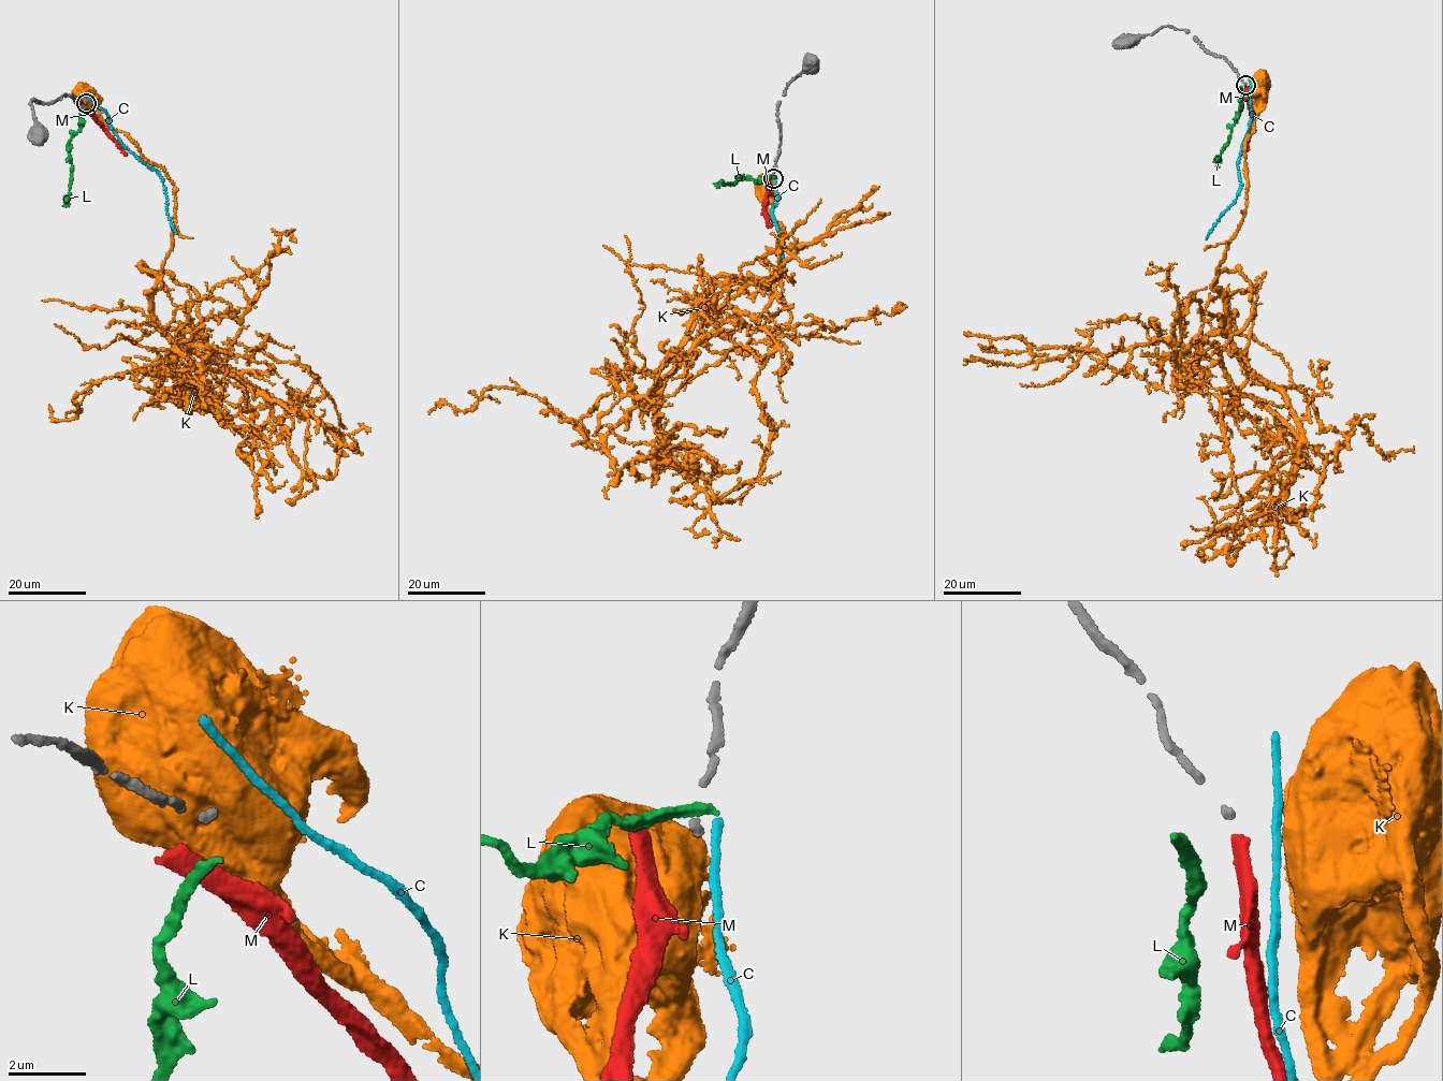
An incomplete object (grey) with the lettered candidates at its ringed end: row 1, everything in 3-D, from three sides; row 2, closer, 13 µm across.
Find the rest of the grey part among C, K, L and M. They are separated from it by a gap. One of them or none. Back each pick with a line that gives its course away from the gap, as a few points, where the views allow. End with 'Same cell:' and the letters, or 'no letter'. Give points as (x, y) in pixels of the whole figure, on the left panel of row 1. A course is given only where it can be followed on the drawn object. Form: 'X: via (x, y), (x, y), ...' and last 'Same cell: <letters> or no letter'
Same cell: no letter

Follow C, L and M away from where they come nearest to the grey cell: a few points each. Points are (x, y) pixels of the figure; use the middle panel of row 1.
C: (774, 183), (777, 199), (771, 210), (780, 234), (782, 267)
L: (772, 176), (757, 183), (743, 179), (730, 185), (716, 185)
M: (768, 178), (763, 208), (771, 225)

